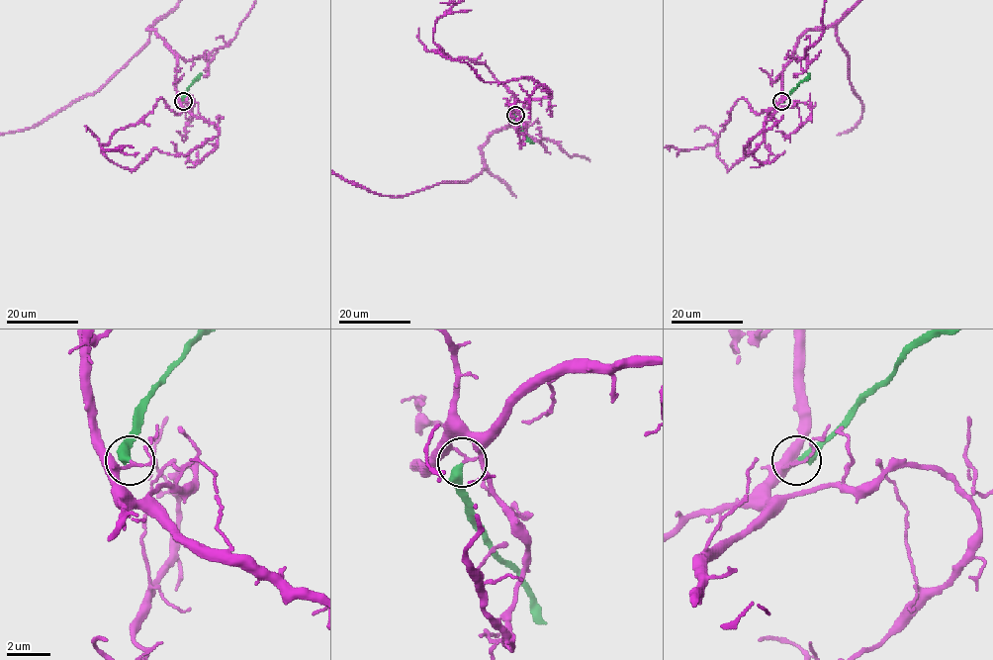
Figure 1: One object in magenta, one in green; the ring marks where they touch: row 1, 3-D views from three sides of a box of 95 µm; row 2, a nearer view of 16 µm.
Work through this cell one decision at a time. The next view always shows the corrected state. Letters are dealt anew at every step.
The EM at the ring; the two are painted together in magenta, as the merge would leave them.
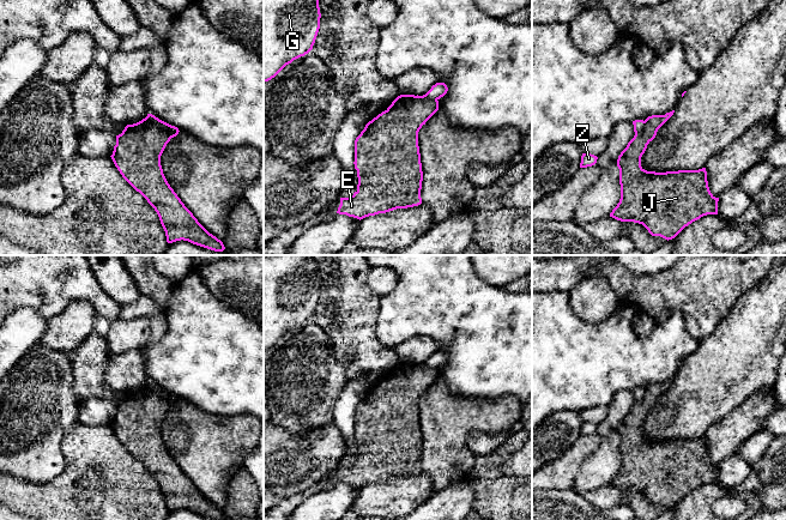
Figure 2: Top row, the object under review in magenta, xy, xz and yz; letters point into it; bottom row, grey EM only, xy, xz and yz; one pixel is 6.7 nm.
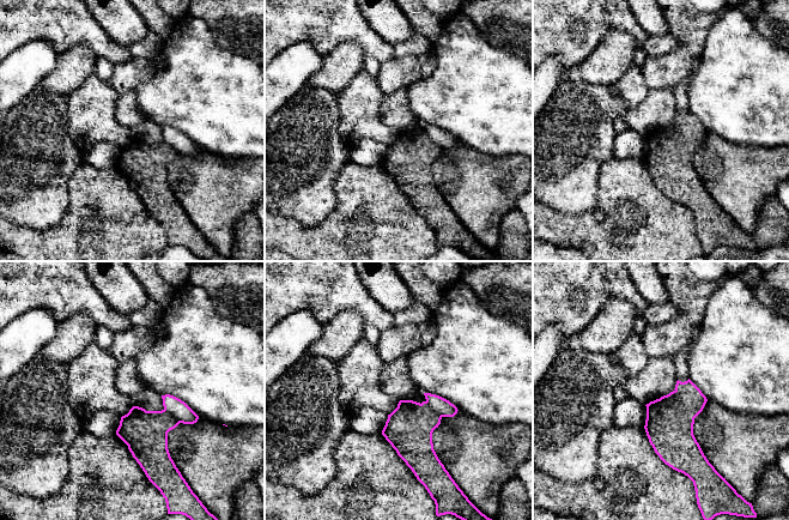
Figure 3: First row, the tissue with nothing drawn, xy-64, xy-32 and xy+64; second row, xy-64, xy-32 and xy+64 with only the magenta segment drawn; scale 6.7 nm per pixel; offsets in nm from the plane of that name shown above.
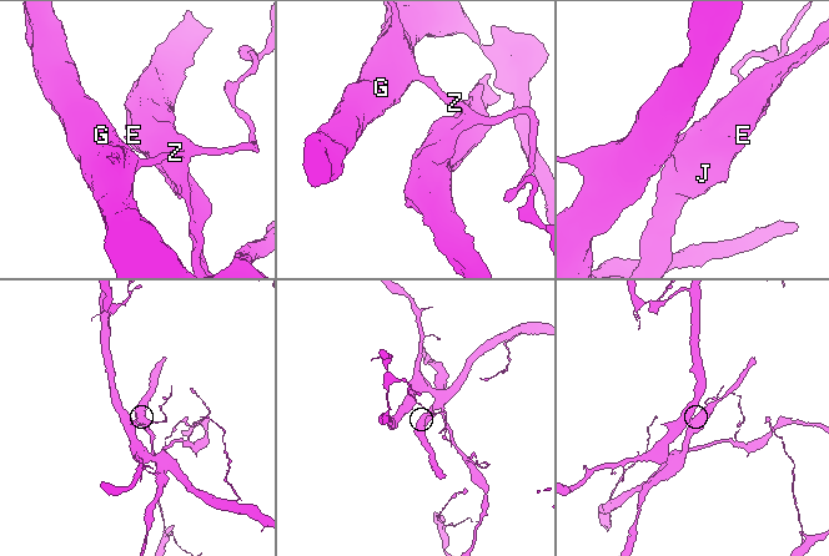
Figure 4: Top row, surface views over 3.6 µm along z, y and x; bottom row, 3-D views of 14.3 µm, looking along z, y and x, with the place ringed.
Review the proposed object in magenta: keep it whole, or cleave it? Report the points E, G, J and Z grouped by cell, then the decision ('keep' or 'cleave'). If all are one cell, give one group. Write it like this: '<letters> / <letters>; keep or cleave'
E J / G Z; cleave

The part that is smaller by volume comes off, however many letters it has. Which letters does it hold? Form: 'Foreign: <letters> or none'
Foreign: E, J

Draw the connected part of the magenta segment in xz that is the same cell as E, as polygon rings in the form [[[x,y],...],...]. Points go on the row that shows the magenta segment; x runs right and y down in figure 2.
[[[400,95],[385,111],[365,125],[355,140],[357,191],[349,198],[340,198],[337,213],[361,220],[369,216],[422,204],[423,171],[418,132],[437,110],[437,99],[427,98],[424,95]]]

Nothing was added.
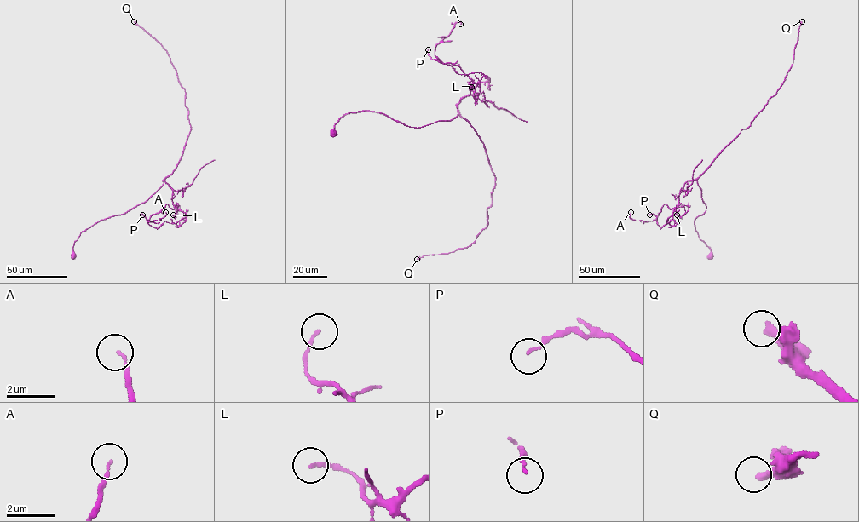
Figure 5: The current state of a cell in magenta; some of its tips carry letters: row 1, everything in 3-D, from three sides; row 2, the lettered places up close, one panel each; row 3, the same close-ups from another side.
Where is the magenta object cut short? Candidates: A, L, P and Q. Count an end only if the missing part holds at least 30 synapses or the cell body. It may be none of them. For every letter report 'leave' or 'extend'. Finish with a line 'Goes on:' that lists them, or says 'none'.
A: leave
L: leave
P: leave
Q: extend
Goes on: Q

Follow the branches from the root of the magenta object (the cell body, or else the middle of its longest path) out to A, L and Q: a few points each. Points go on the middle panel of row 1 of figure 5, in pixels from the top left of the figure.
A: (334, 134), (341, 117), (362, 111), (415, 128), (455, 117), (472, 81), (435, 49), (460, 24)
L: (334, 134), (341, 117), (362, 111), (415, 128), (450, 121), (472, 88), (476, 103), (471, 87)
Q: (334, 134), (362, 111), (415, 128), (459, 115), (474, 129), (495, 177), (487, 226), (467, 247), (417, 259)

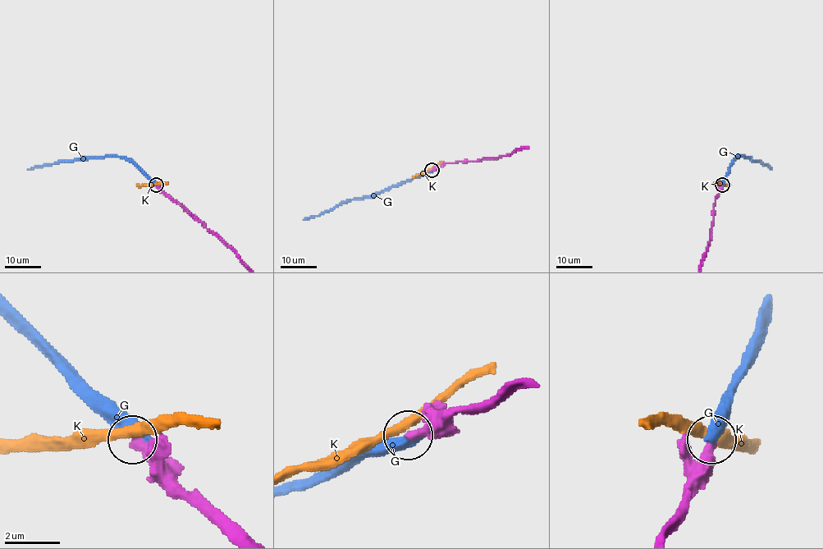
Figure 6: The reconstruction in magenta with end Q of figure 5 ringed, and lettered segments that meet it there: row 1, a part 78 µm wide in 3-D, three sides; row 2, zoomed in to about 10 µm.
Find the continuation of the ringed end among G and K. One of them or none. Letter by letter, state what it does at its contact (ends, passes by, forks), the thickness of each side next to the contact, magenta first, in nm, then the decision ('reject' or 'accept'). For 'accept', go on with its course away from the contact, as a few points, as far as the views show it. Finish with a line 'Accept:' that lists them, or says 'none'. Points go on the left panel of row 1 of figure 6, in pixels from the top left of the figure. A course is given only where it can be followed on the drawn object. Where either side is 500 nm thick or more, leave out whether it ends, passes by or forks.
G: it ends; calibres 440 and 400 nm; reject
K: it passes by; calibres 340 and 360 nm; reject
Accept: none

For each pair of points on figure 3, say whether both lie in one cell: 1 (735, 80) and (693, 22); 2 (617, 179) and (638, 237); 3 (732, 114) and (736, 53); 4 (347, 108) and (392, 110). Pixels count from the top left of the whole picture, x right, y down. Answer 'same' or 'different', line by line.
1: different
2: same
3: same
4: different

